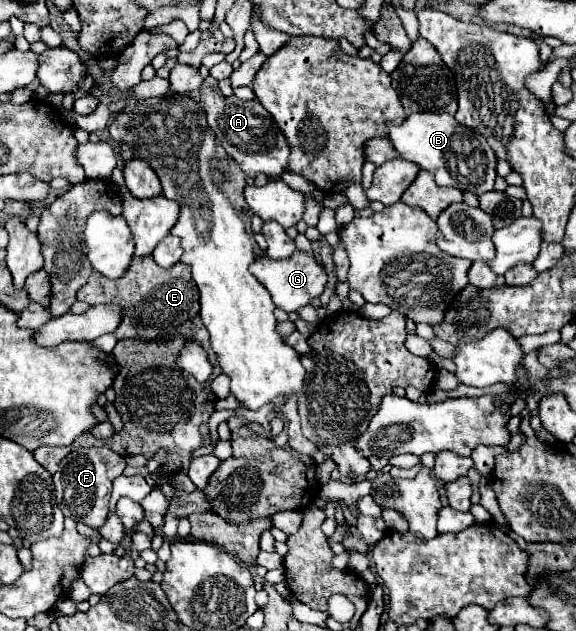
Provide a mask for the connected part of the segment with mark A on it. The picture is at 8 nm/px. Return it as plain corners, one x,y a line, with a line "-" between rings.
203,89
201,93
203,109
207,113
207,123
213,129
219,145
227,151
227,155
237,161
237,165
249,175
265,173
267,177
279,177
285,171
289,159
289,145
275,125
271,115
261,107
259,101
243,101
233,97
223,97
211,89

